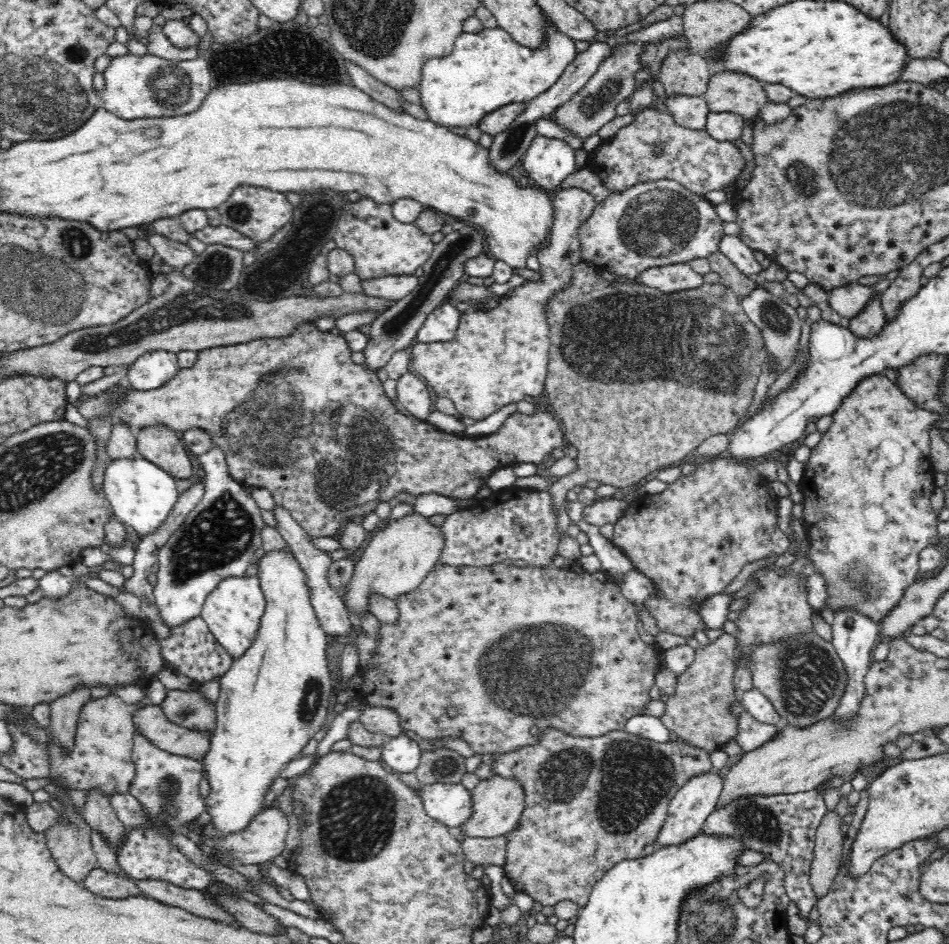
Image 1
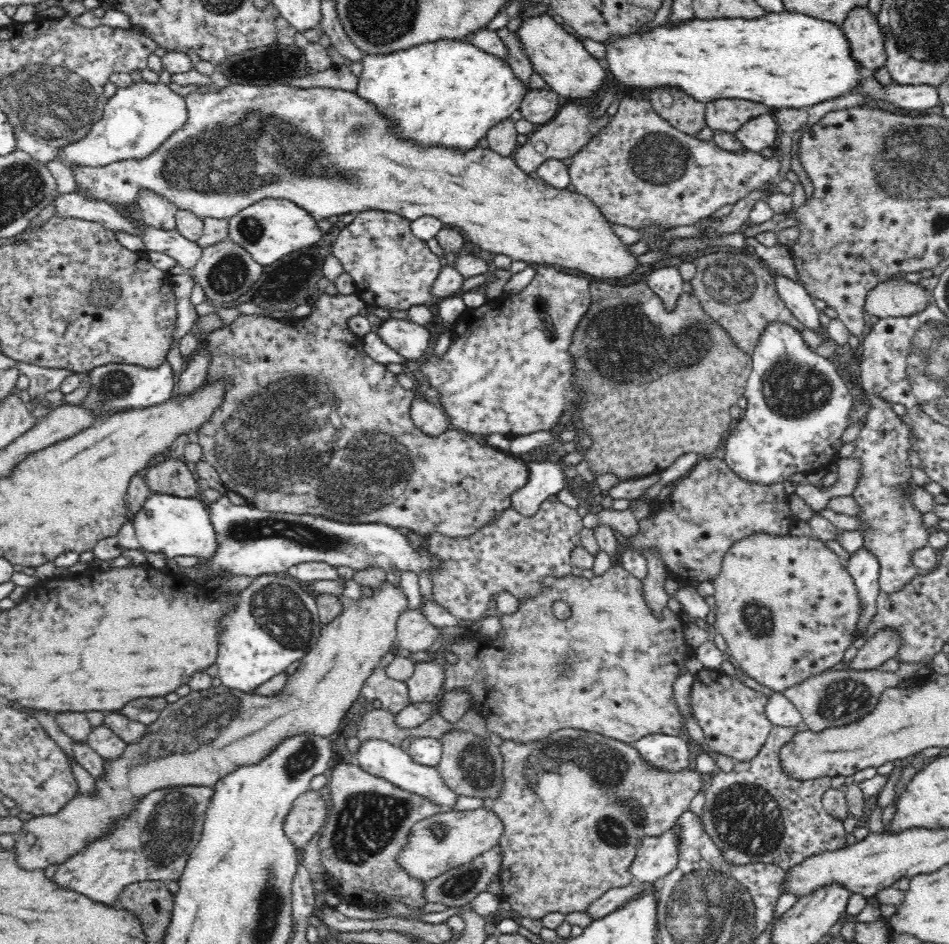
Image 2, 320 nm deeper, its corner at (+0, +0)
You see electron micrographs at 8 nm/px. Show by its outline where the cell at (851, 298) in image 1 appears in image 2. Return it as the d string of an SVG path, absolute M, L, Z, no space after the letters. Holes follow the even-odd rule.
M895 278L882 281L867 292L865 310L879 318L912 316L932 302L932 291L919 282Z

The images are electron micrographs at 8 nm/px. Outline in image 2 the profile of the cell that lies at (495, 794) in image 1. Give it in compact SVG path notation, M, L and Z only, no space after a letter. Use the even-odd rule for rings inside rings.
M483 806L473 811L454 811L446 809L434 816L420 820L412 826L408 836L408 846L398 852L396 863L410 877L426 884L452 868L461 867L480 856L486 850L494 848L504 832L502 821L494 811Z

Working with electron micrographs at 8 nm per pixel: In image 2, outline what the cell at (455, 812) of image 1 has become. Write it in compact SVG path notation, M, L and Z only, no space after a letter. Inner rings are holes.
M364 740L357 751L352 752L352 757L356 758L358 766L362 767L364 771L374 776L382 777L384 780L404 790L414 792L414 794L421 794L432 802L439 804L439 806L450 809L452 804L456 802L458 796L452 789L448 788L448 785L437 771L437 767L414 762L407 750L403 750L401 746L390 744L387 740Z

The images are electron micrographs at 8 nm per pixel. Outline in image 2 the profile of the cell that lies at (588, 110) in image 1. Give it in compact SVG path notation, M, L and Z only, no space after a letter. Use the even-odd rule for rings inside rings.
M572 101L563 102L555 117L540 126L540 129L528 135L524 145L513 152L512 158L514 162L529 175L534 175L535 170L547 160L556 159L563 160L564 158L573 157L582 147L586 146L586 142L590 140L590 136L594 136L596 132L600 132L608 124L606 115L601 118L592 118L590 112L594 112L598 102L580 103Z

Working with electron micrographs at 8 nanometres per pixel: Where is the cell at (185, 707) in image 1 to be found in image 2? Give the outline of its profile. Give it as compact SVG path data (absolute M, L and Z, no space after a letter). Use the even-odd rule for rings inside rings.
M386 583L381 589L368 591L361 600L349 601L349 603L345 603L343 611L333 621L330 621L327 625L321 627L321 635L318 637L318 640L315 641L314 646L310 649L310 652L306 654L304 658L301 658L300 662L296 666L296 671L287 678L284 688L278 695L260 696L255 693L232 691L225 688L225 686L221 684L220 686L216 686L216 688L208 688L208 690L204 690L204 692L191 692L188 696L181 697L180 700L170 703L161 712L158 720L155 720L148 725L148 732L146 732L146 734L142 734L142 736L140 736L138 740L134 740L134 742L127 742L124 752L122 752L118 758L114 760L105 760L104 774L96 777L94 780L94 787L96 787L94 794L82 794L81 792L78 792L74 798L70 800L68 804L66 804L66 806L62 807L60 812L56 812L56 814L34 816L22 824L20 832L16 833L16 836L14 836L15 844L12 849L12 851L14 851L14 861L18 863L18 867L28 869L28 871L44 871L46 868L51 867L52 865L56 865L57 868L58 865L61 865L68 859L71 859L74 855L82 852L85 848L90 847L91 844L95 843L98 839L107 837L120 821L125 821L128 817L131 817L135 813L137 804L152 791L157 791L168 787L180 788L187 786L214 788L215 784L222 777L233 773L238 767L258 764L261 760L264 760L264 758L270 756L270 753L274 752L274 749L282 741L285 741L290 737L297 737L298 735L329 737L331 734L336 734L340 728L342 718L346 716L346 712L350 710L352 704L354 704L359 696L361 696L361 690L364 682L366 682L366 679L369 676L372 676L373 670L378 668L378 664L380 664L380 658L382 658L384 654L388 654L390 651L390 646L392 646L392 644L397 640L397 620L398 617L407 610L407 608L408 602L404 597L404 592L402 589L389 583Z

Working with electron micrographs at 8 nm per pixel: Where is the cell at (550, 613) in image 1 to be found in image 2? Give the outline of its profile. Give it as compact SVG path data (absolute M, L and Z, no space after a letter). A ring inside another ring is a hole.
M619 562L610 567L603 575L592 579L583 576L568 575L565 577L546 577L541 582L541 593L534 599L524 601L517 612L513 614L499 615L502 623L502 632L496 638L478 637L474 634L469 639L462 639L459 643L452 642L445 652L454 652L458 657L456 664L449 664L444 659L444 652L438 652L434 658L435 662L444 665L446 669L446 678L444 689L452 691L453 689L466 689L472 695L471 706L485 718L486 728L489 732L495 732L503 740L515 740L516 742L534 742L560 729L578 729L579 731L590 731L601 734L608 738L618 740L630 746L636 741L643 739L649 734L663 734L668 736L677 736L680 734L682 714L677 707L674 695L674 683L679 673L683 670L688 660L688 643L685 641L684 625L685 622L680 619L680 613L674 613L669 607L664 606L656 612L645 599L643 595L643 582L626 571ZM556 600L564 600L570 605L572 615L567 620L559 620L552 613L552 603Z

